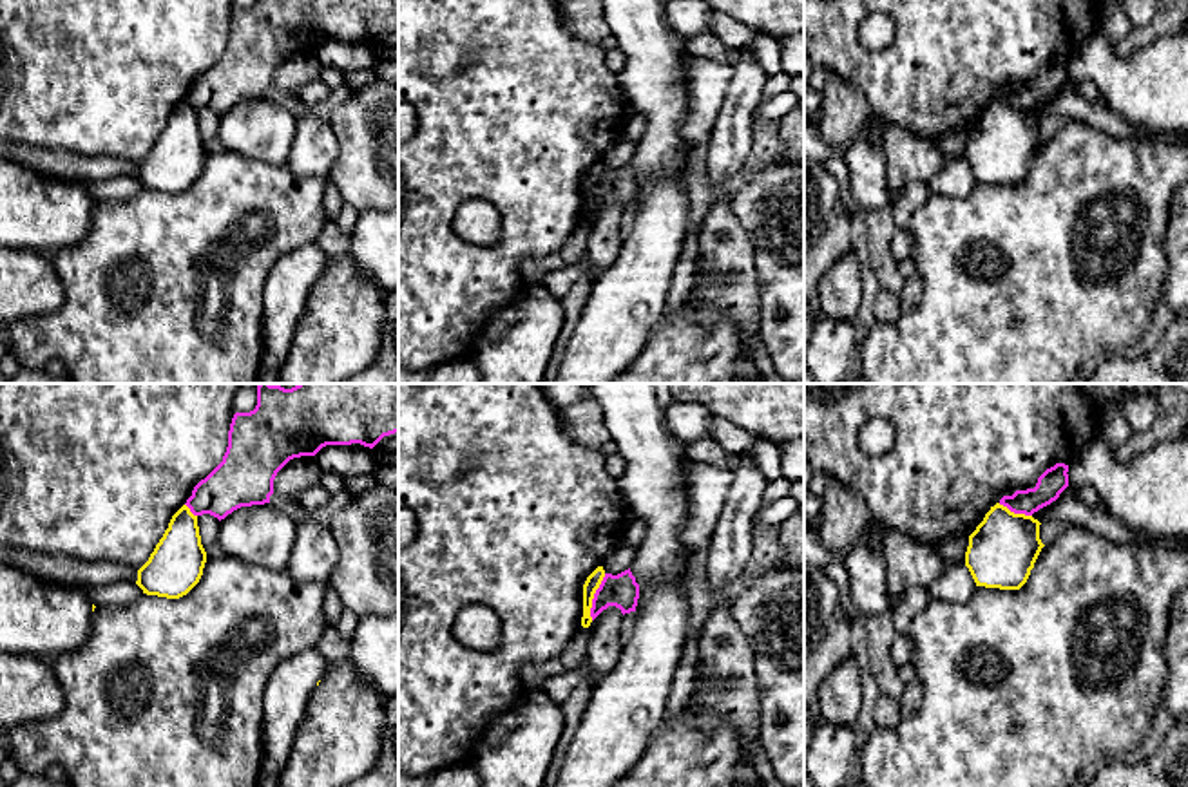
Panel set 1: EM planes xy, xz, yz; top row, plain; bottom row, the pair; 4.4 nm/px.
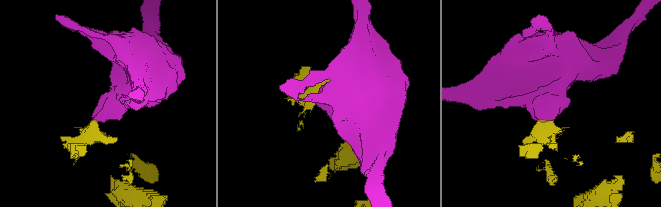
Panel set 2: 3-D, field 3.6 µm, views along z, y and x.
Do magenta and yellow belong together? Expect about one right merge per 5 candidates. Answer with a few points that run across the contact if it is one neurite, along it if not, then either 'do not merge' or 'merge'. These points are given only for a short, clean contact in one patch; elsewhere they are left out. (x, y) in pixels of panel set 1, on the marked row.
line xz (605, 574), (593, 599), (591, 619); do not merge

